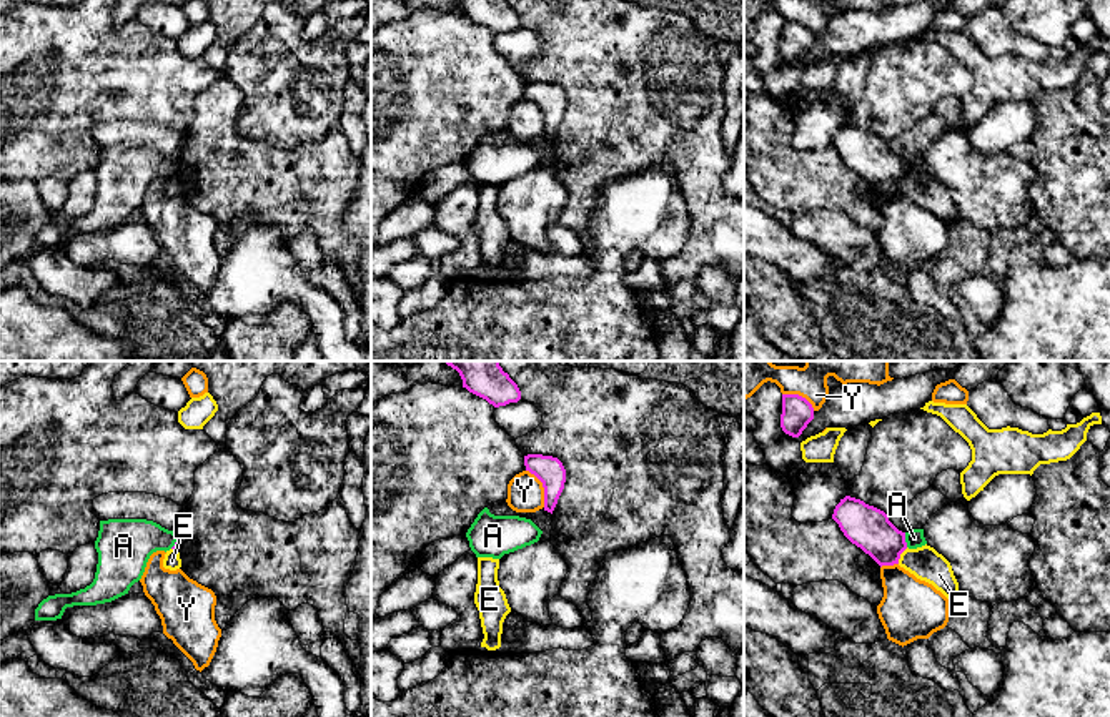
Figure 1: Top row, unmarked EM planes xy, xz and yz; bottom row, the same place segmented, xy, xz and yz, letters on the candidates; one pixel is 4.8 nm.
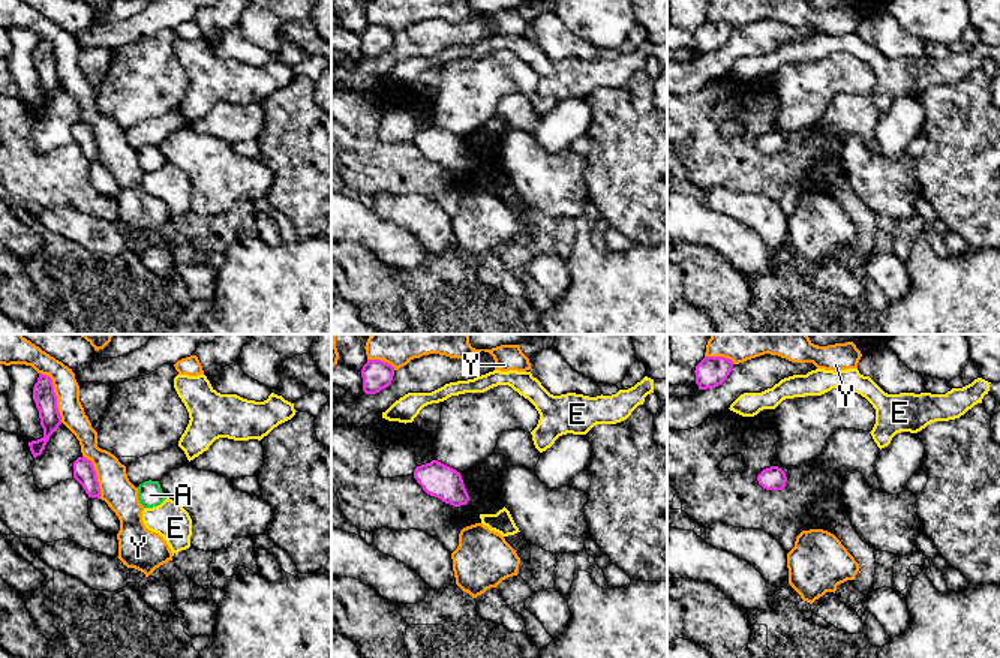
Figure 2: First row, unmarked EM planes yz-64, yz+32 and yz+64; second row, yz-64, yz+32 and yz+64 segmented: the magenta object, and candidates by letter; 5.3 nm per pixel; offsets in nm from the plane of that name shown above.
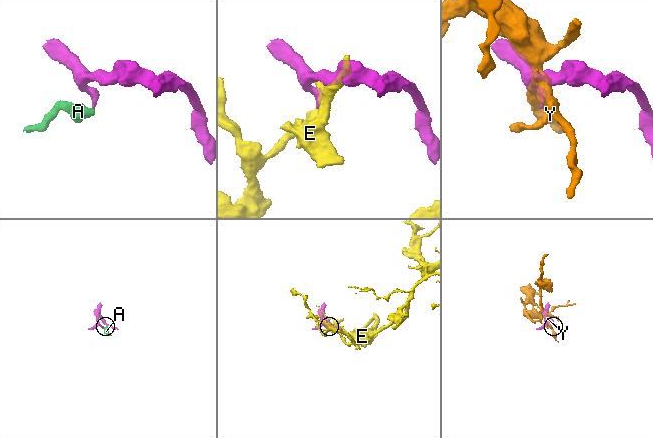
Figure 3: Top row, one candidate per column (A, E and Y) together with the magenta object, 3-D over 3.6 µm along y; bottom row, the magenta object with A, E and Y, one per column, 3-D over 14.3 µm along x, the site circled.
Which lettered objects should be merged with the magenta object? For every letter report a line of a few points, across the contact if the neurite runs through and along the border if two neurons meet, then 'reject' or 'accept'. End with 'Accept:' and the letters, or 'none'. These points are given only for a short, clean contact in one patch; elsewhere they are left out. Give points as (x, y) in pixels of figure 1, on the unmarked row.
A: line yz (904, 160), (907, 173); reject
E: reject
Y: reject
Accept: none

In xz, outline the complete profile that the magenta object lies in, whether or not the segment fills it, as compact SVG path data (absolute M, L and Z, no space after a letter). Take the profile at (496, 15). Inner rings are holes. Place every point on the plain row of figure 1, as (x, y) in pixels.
M459 0L463 15L486 27L494 35L518 30L521 18L508 0Z

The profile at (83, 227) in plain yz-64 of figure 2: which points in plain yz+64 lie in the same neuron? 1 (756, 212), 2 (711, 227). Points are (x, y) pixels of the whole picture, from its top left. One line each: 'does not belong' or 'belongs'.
1: belongs
2: does not belong

